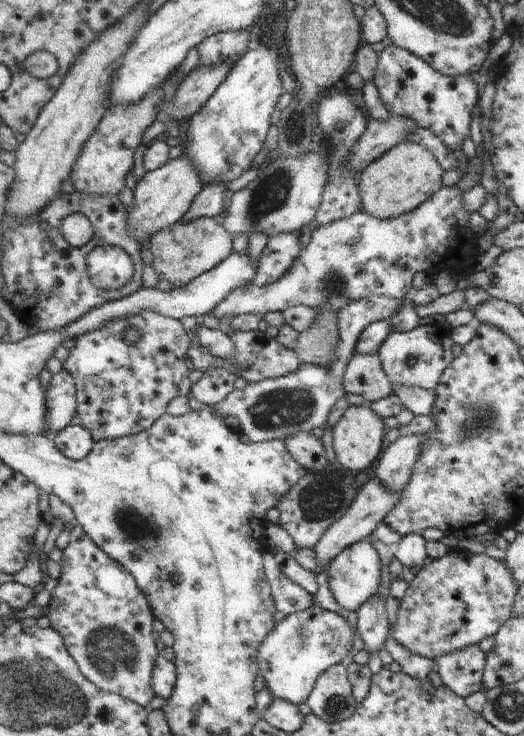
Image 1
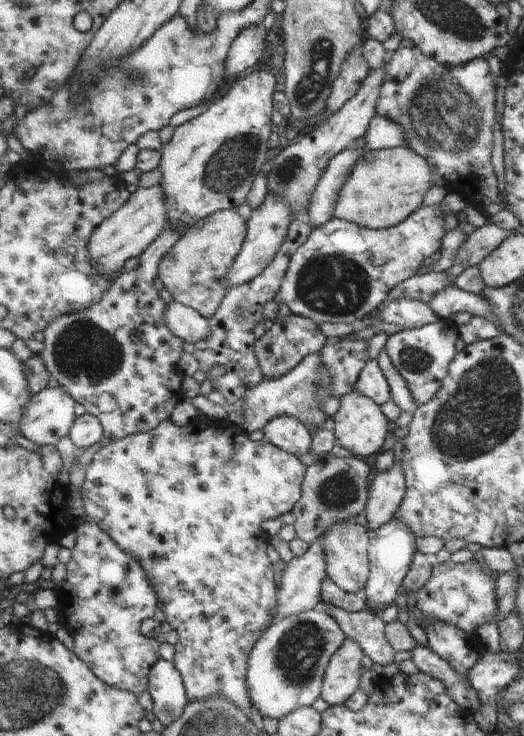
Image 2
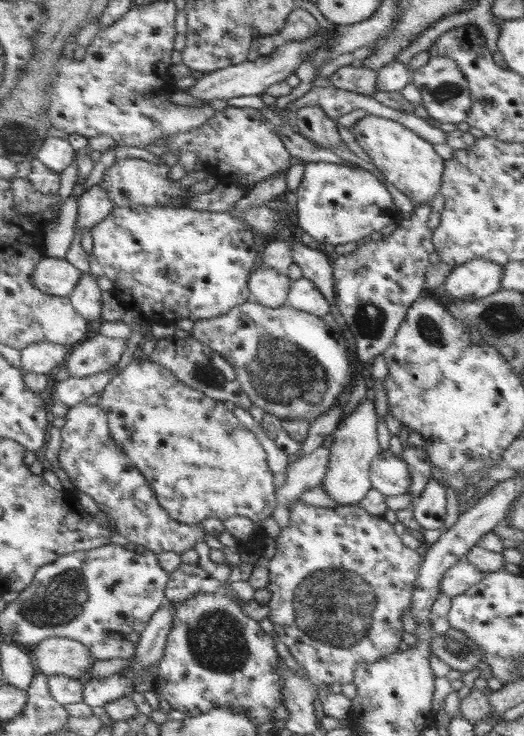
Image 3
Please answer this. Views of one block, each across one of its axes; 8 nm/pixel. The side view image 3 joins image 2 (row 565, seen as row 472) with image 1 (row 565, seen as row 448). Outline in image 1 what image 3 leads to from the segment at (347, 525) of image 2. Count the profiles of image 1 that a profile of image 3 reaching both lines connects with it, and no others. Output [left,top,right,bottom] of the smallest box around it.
[327,540,381,612]

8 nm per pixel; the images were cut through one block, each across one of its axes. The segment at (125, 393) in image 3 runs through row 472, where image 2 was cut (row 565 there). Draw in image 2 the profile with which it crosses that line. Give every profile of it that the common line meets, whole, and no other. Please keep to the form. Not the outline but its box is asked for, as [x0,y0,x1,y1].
[81,418,307,714]

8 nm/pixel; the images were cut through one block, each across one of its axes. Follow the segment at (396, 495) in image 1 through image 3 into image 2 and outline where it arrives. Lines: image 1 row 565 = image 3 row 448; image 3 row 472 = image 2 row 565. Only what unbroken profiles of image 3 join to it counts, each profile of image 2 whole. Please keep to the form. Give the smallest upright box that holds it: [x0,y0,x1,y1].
[277,536,329,620]

